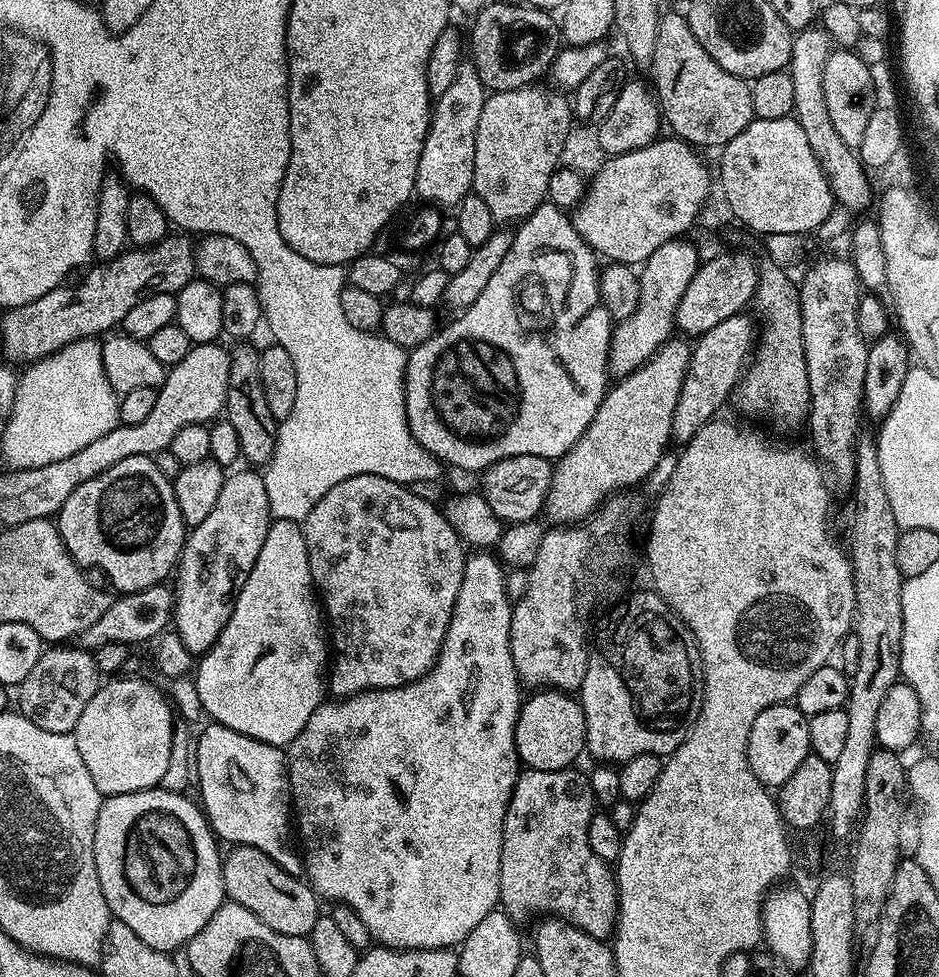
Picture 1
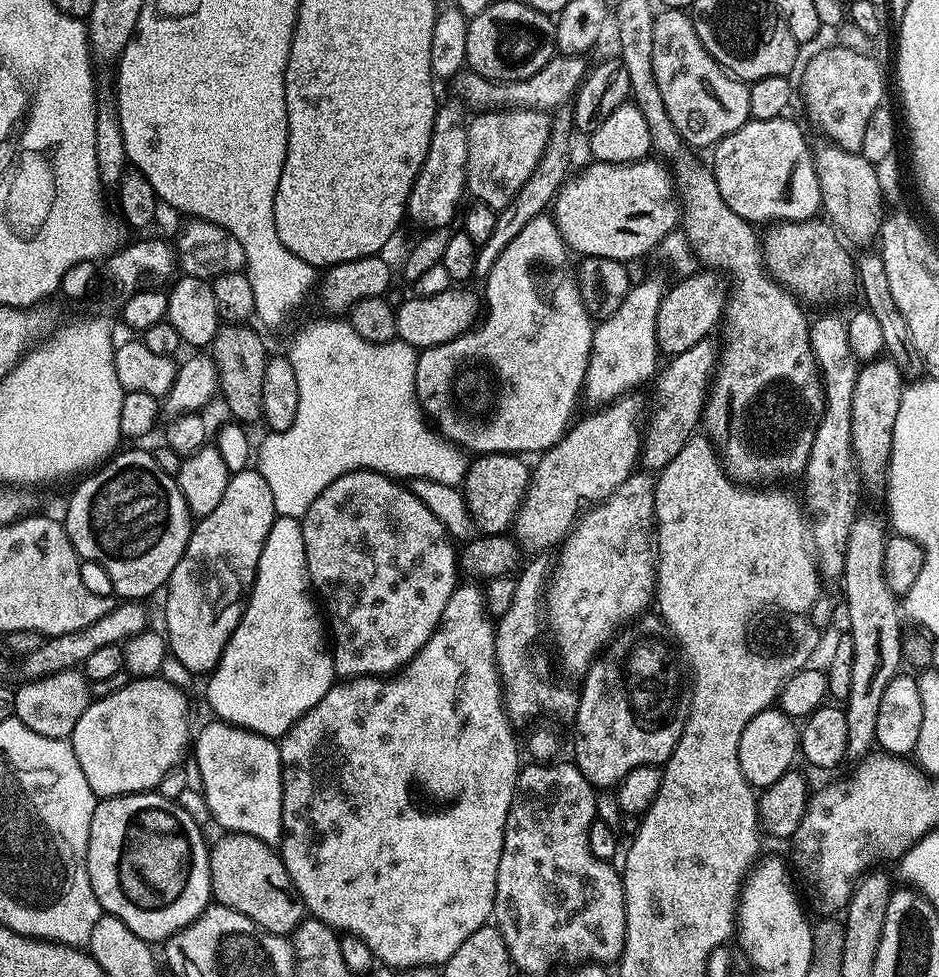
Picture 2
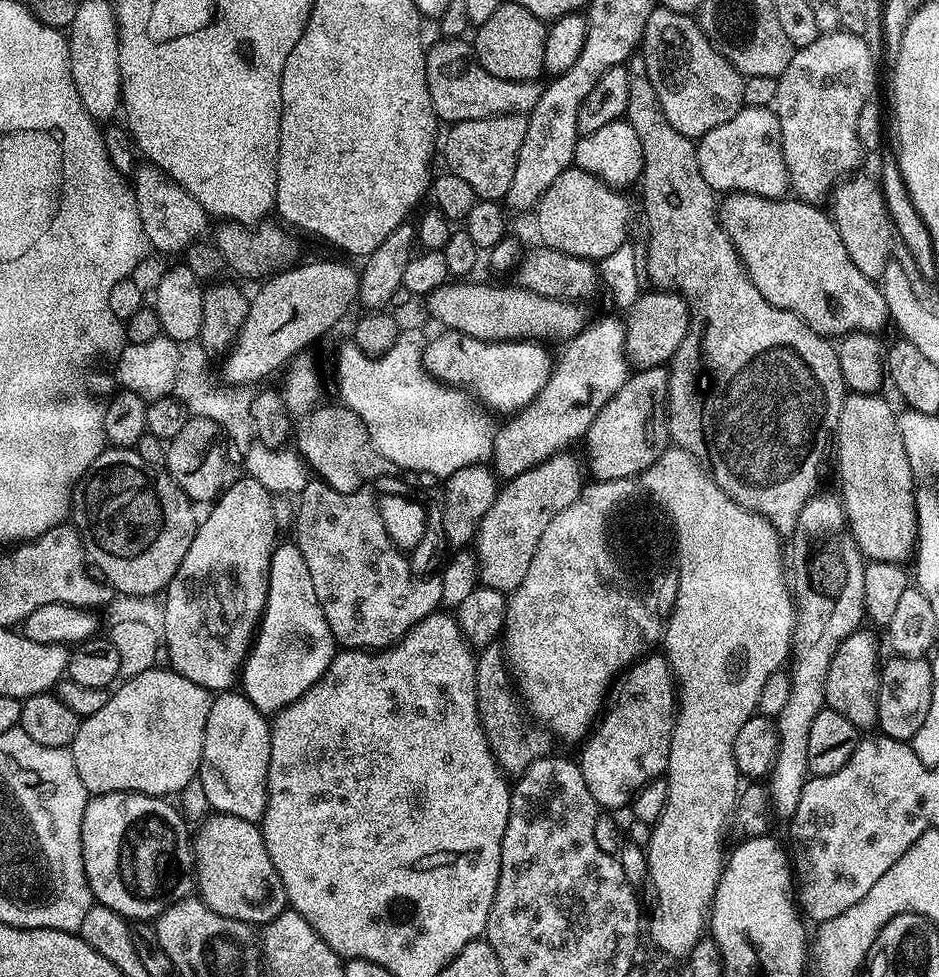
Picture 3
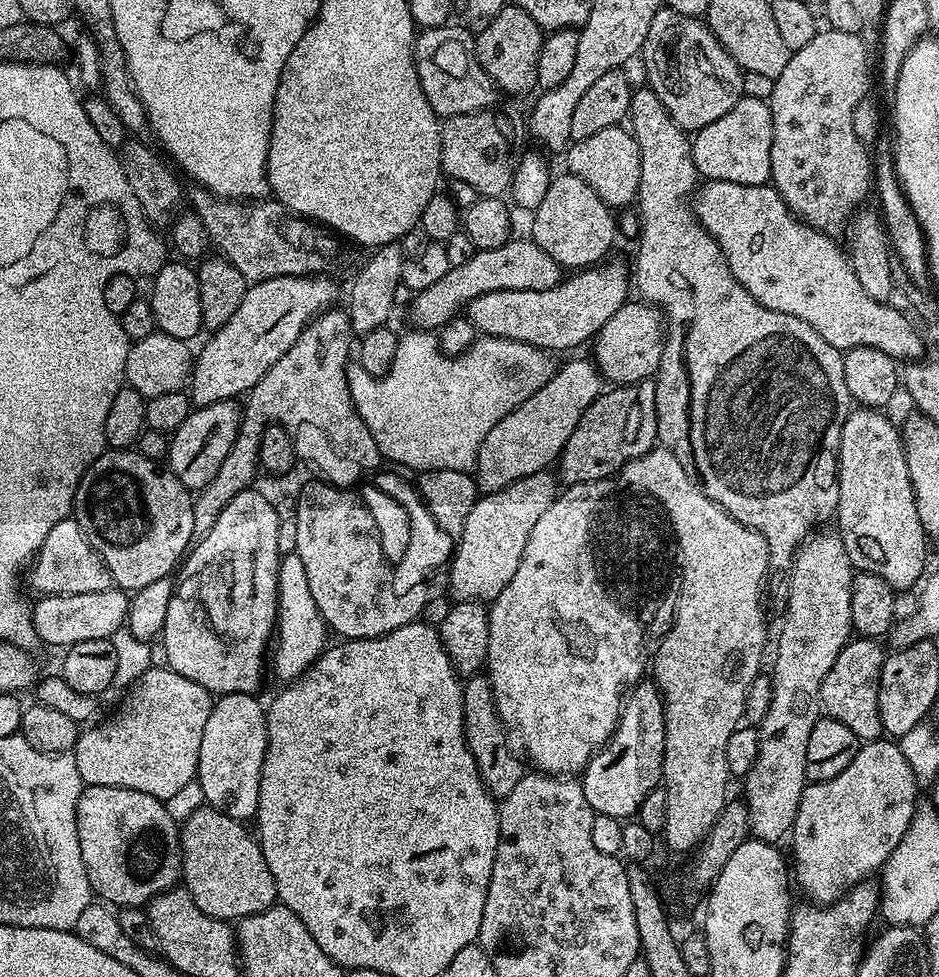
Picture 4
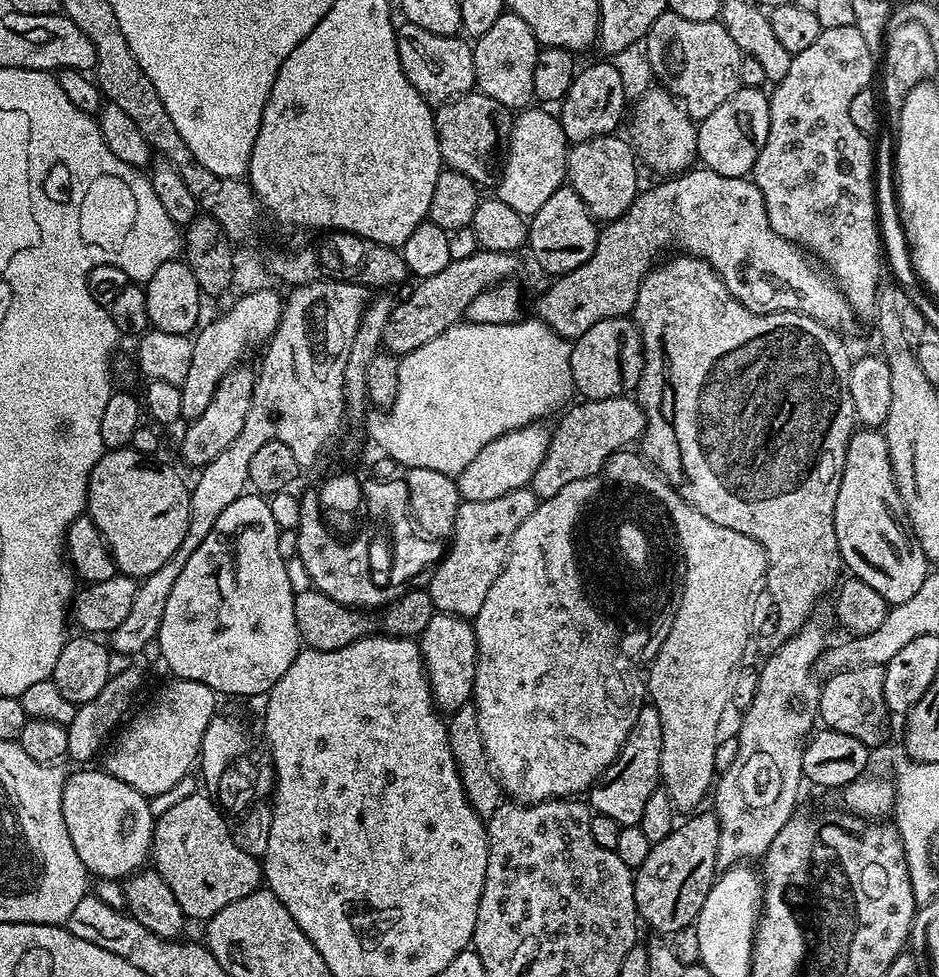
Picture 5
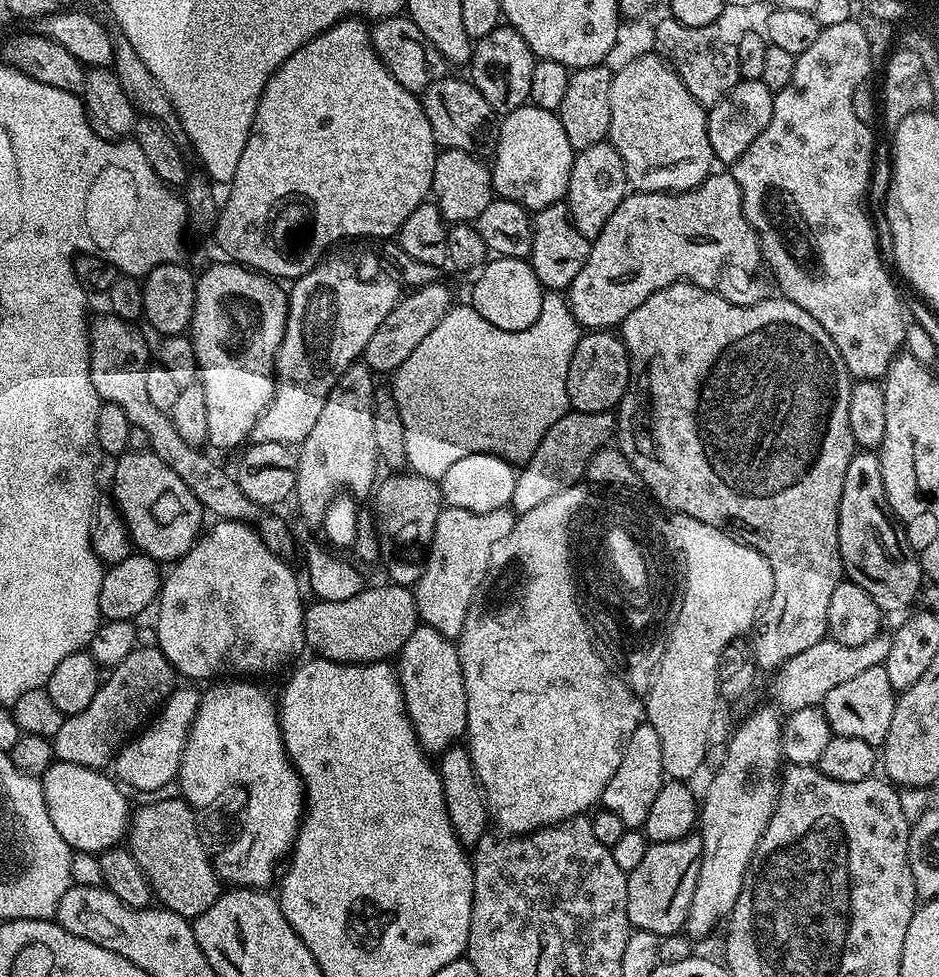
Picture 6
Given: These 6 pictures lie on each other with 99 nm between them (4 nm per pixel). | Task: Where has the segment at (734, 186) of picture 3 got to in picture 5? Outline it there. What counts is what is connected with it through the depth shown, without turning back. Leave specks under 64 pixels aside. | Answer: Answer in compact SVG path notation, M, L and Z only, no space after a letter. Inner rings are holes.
M741 86L722 106L718 106L696 129L696 154L703 167L714 170L726 178L748 176L754 162L766 146L766 134L770 130L769 97L761 89Z

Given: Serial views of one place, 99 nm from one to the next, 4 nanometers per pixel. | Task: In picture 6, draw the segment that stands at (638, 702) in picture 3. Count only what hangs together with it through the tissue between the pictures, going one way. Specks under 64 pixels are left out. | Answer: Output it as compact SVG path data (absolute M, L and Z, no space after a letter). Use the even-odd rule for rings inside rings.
M641 722L630 734L630 742L626 742L626 750L622 754L622 763L614 770L614 778L606 782L606 790L602 797L603 811L618 814L622 818L625 829L643 829L646 814L650 814L650 805L664 784L666 777L662 766L662 742L658 738L658 730L646 722Z

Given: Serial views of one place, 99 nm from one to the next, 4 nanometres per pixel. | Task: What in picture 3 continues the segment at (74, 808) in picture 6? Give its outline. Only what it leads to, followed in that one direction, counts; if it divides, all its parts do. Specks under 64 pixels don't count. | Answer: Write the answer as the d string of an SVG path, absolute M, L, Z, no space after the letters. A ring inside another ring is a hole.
M112 792L93 795L86 806L86 814L82 814L82 858L84 859L84 873L92 891L95 903L114 910L119 916L129 922L152 922L179 900L187 900L193 895L197 887L196 882L196 850L194 836L188 829L190 824L181 815L181 810L175 803L167 804L167 799L158 796L147 796L143 792Z

